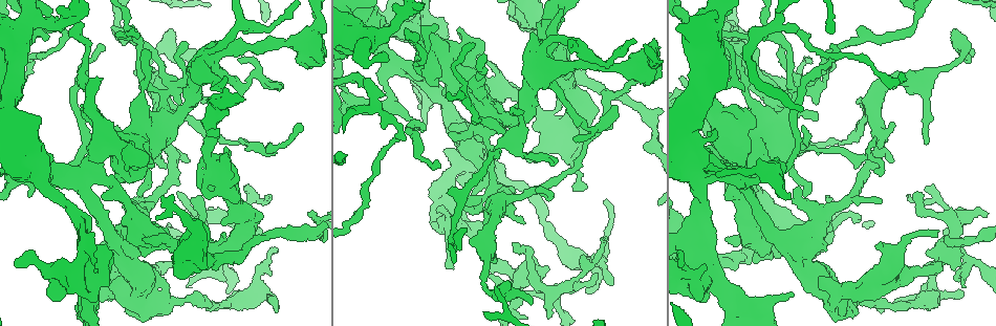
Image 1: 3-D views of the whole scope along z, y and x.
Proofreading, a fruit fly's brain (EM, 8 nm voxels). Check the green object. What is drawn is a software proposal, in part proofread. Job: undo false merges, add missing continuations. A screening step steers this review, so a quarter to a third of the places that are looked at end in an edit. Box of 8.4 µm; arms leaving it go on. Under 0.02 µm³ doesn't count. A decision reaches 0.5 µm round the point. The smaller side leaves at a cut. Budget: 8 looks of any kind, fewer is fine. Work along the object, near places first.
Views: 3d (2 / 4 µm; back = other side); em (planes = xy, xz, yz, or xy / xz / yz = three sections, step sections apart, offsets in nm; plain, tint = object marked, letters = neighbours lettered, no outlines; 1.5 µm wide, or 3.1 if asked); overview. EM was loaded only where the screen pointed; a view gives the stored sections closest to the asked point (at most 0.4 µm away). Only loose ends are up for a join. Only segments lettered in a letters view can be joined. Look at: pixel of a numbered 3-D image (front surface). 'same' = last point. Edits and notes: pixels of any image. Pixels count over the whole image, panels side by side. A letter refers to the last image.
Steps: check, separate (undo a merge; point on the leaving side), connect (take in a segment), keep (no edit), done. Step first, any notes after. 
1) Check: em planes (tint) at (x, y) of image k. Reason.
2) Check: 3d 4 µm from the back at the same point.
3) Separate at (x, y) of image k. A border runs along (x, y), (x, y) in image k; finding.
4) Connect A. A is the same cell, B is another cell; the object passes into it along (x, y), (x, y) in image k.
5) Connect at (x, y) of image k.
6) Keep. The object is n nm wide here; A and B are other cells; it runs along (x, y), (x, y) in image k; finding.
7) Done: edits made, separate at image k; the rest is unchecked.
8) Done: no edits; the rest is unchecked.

Check: 3d 4 µm from the back at (279, 86) of image 1. An open end.

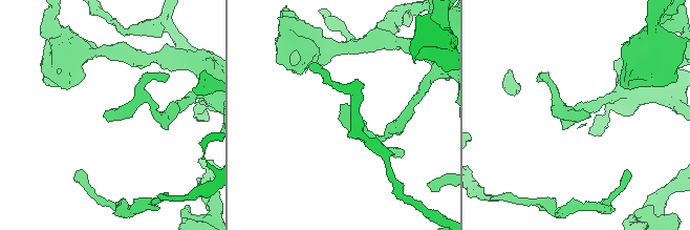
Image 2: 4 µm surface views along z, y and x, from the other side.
Check: em xy step 8 (tint) at (340, 104) of image 2.

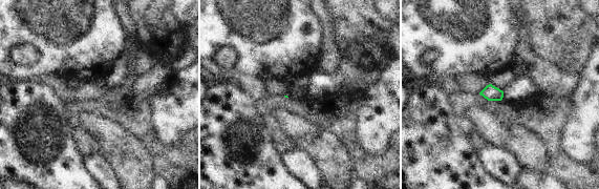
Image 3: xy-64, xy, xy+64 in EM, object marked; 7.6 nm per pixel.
Check: em planes (letters) at the same point. Another direction.

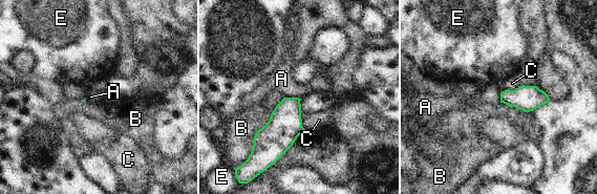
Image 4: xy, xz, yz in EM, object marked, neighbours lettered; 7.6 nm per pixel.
Keep. A, B, C and E are other cells; a border runs along (285, 96), (298, 96), (300, 99) in image 4; none of them fits.

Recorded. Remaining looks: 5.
Check: 3d 4 µm at (114, 279) of image 1. Free end.

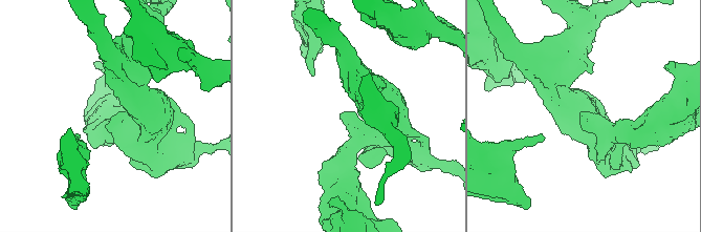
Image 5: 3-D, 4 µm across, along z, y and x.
Check: em planes (letters) at (581, 115) of image 5. Now the EM.

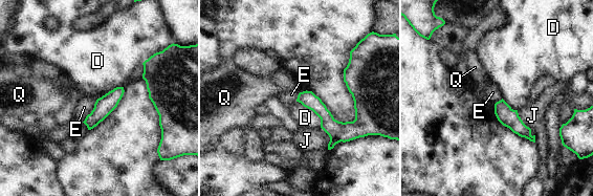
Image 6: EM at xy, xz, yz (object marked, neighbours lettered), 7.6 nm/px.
Keep. D, E, J and Q are other cells; a border runs along (97, 99), (93, 109), (83, 122) in image 6; none of them fits.

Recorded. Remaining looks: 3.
Check: em planes (tint) at (972, 53) of image 1. An open end.

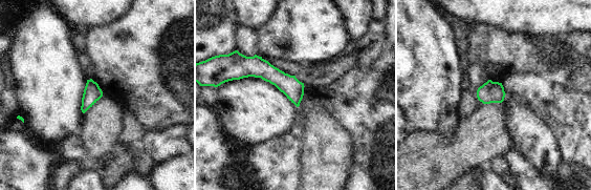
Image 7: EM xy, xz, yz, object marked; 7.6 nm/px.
Check: em planes (letters) at the same point.

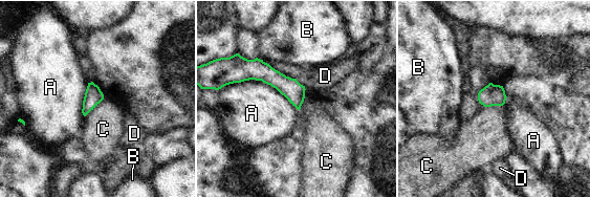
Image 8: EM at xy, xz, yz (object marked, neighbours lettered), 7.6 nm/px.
Keep. The longest contact is with A, 600 nm; A, B, C and D are other cells; no lettered segment goes on from it.

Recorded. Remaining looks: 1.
Done: no edits; the rest is unchecked.

